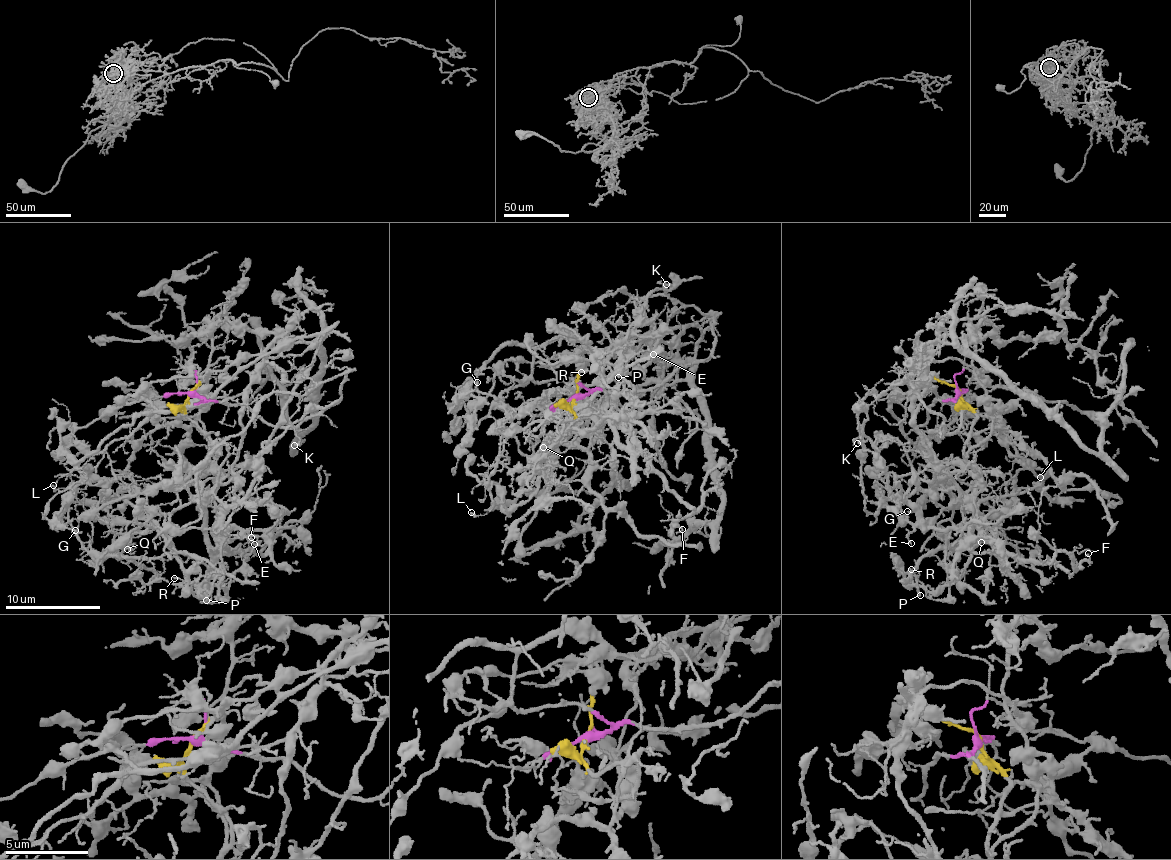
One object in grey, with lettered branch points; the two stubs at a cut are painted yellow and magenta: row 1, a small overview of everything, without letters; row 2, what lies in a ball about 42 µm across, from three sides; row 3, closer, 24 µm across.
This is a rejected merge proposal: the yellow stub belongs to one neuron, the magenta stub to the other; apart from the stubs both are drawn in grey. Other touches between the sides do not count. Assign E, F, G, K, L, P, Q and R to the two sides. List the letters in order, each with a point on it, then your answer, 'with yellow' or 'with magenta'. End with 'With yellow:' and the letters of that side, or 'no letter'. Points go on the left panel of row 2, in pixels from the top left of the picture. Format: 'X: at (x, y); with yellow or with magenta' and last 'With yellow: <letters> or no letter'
E: at (254, 544); with yellow
F: at (251, 537); with yellow
G: at (75, 530); with magenta
K: at (294, 445); with magenta
L: at (53, 485); with magenta
P: at (206, 600); with magenta
Q: at (127, 549); with yellow
R: at (174, 578); with yellow
With yellow: E, F, Q, R

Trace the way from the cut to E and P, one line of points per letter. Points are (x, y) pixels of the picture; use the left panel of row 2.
E: (189, 393), (183, 411), (210, 439), (207, 460), (215, 476), (214, 515), (229, 530), (223, 529), (253, 544)
P: (189, 393), (78, 463), (93, 486), (135, 483), (152, 525), (216, 570), (206, 600)

